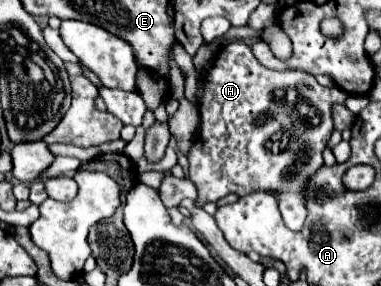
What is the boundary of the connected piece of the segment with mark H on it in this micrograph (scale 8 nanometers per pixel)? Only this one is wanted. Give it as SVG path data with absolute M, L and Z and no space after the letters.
M234 40L226 44L218 56L214 58L212 66L202 72L204 80L204 94L198 104L200 112L200 132L198 140L194 140L188 152L188 176L196 184L198 198L196 206L202 208L206 202L218 202L226 194L250 194L256 190L274 190L278 192L280 212L284 224L290 230L300 230L306 220L306 184L308 176L312 176L324 162L322 150L334 130L332 126L332 104L344 104L348 94L340 88L324 88L316 82L314 76L286 70L276 72L258 64L252 48L242 42Z

